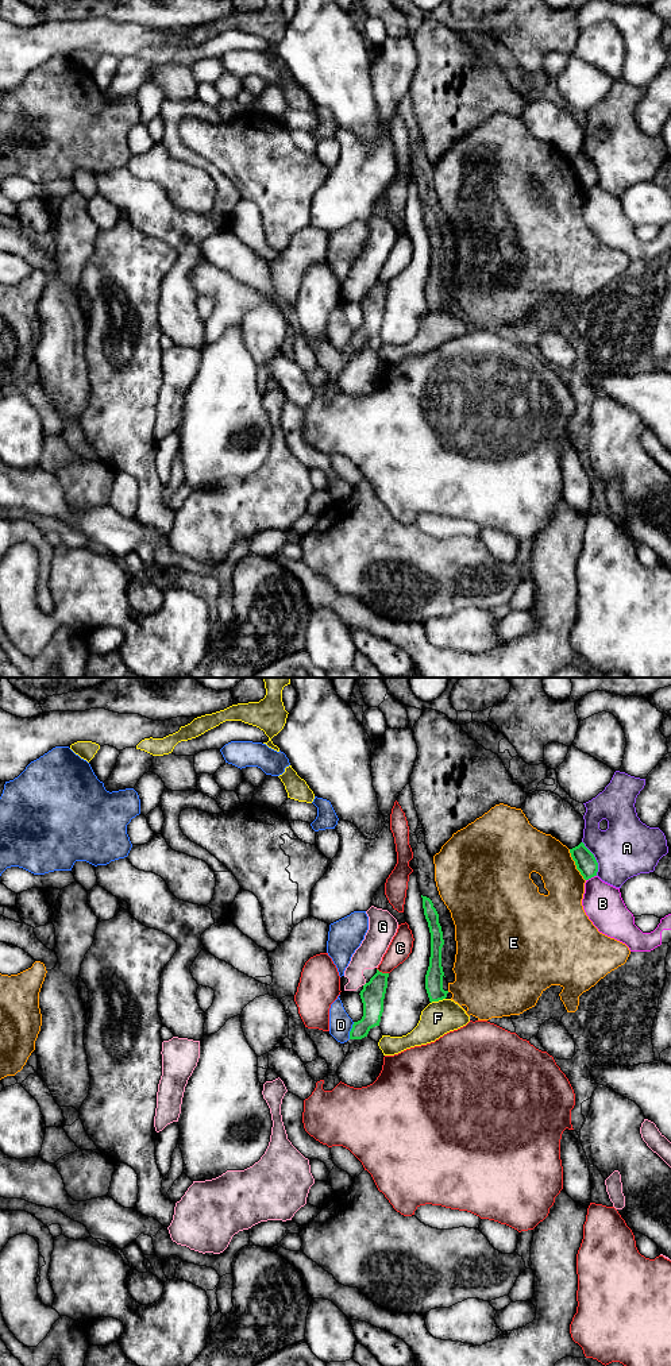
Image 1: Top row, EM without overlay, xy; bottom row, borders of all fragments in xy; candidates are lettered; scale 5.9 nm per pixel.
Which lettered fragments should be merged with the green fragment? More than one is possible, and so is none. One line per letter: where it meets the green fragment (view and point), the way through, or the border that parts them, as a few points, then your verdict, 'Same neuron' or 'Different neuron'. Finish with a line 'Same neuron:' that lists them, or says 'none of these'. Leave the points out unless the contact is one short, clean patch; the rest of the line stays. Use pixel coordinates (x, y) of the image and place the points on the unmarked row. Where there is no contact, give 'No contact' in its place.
A: Touches green at xy (594, 168). Different neuron
B: Touches green at xy (590, 186). Different neuron
C: Touches green at xy (381, 281). Different neuron
D: Touches green at xy (351, 339). Boundary: xy (354, 331), (349, 347). Different neuron
E: Touches green at xy (575, 173). Different neuron
F: Touches green at xy (438, 309). Different neuron
G: Touches green at xy (365, 293). Different neuron
Same neuron: none of these

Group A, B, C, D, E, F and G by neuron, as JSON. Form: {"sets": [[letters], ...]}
{"sets": [["A"], ["B"], ["C"], ["D"], ["E"], ["F"], ["G"]]}

